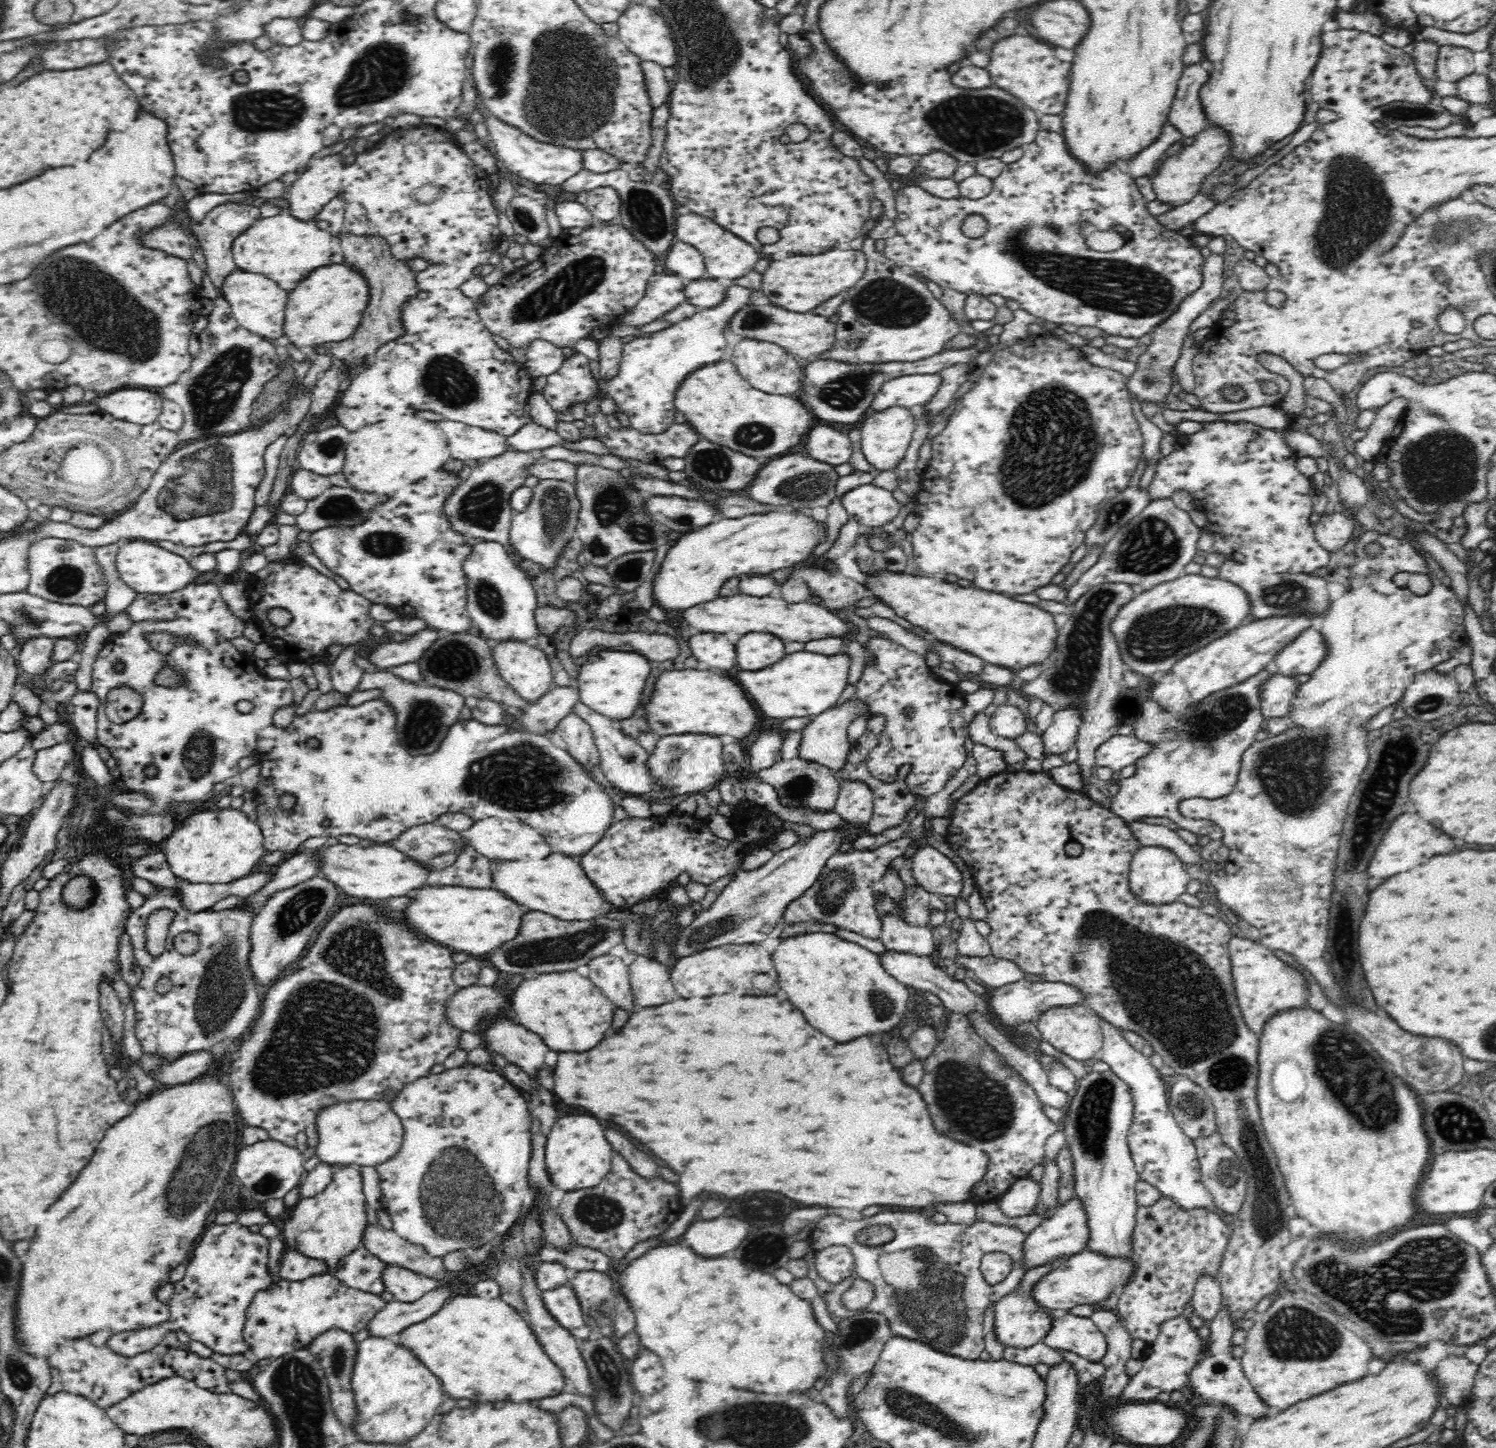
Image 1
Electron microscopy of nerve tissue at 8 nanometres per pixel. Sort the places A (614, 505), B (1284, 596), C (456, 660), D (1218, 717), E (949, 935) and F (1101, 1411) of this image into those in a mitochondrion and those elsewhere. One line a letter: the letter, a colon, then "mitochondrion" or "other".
A: mitochondrion
B: mitochondrion
C: mitochondrion
D: mitochondrion
E: other
F: other

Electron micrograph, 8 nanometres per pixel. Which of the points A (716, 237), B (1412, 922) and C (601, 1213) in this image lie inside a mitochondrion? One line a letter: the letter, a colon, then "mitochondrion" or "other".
A: other
B: other
C: mitochondrion

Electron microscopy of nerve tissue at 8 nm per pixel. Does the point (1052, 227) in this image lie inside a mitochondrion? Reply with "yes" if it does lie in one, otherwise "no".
yes

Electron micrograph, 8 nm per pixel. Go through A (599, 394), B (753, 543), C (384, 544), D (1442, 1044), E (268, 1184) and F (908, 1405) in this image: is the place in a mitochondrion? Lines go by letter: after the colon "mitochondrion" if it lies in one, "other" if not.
A: other
B: other
C: mitochondrion
D: other
E: mitochondrion
F: mitochondrion

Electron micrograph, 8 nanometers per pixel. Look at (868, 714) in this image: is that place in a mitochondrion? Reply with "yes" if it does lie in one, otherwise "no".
no

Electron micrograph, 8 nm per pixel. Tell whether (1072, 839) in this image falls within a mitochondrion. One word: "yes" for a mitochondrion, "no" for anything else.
no

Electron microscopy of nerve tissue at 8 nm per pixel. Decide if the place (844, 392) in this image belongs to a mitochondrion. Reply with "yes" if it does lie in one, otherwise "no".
yes

